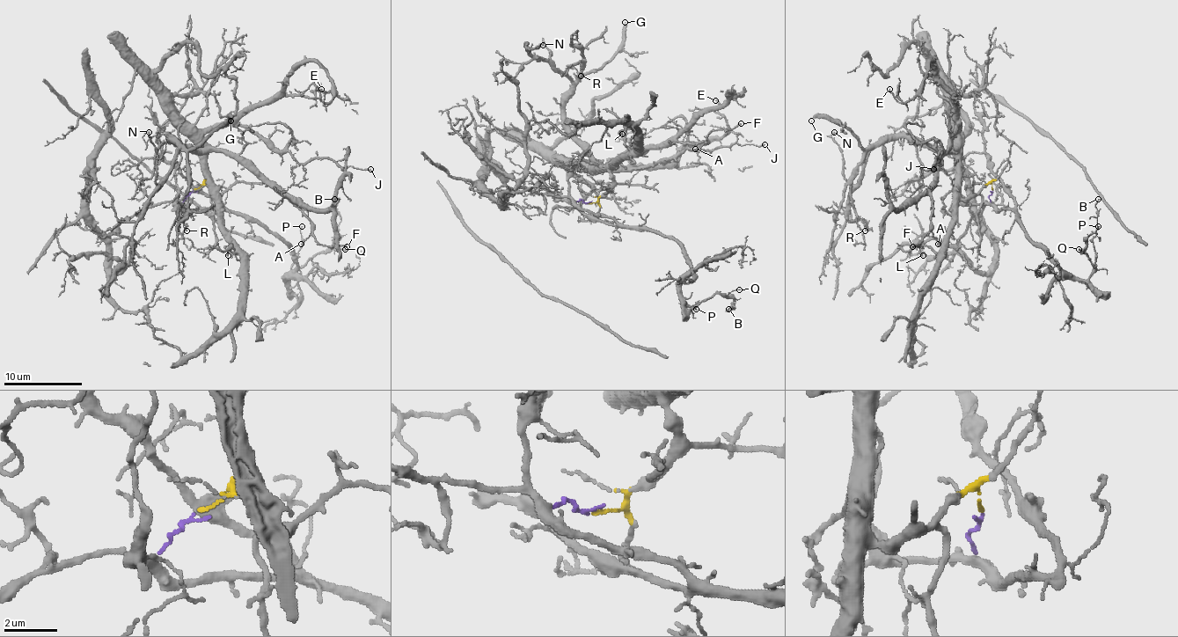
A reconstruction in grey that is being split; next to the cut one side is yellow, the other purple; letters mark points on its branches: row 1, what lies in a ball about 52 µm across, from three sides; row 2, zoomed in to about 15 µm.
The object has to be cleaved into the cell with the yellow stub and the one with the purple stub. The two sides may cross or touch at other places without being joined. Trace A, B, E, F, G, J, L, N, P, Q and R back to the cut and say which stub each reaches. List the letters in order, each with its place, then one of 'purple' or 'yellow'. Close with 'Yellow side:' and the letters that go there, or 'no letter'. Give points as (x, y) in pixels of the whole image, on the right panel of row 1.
A: place (938, 244); yellow
B: place (1098, 199); purple
E: place (889, 89); yellow
F: place (912, 246); yellow
G: place (811, 120); yellow
J: place (933, 169); yellow
L: place (923, 255); yellow
N: place (834, 132); yellow
P: place (1098, 226); purple
Q: place (1079, 249); purple
R: place (865, 230); yellow
Yellow side: A, E, F, G, J, L, N, R

